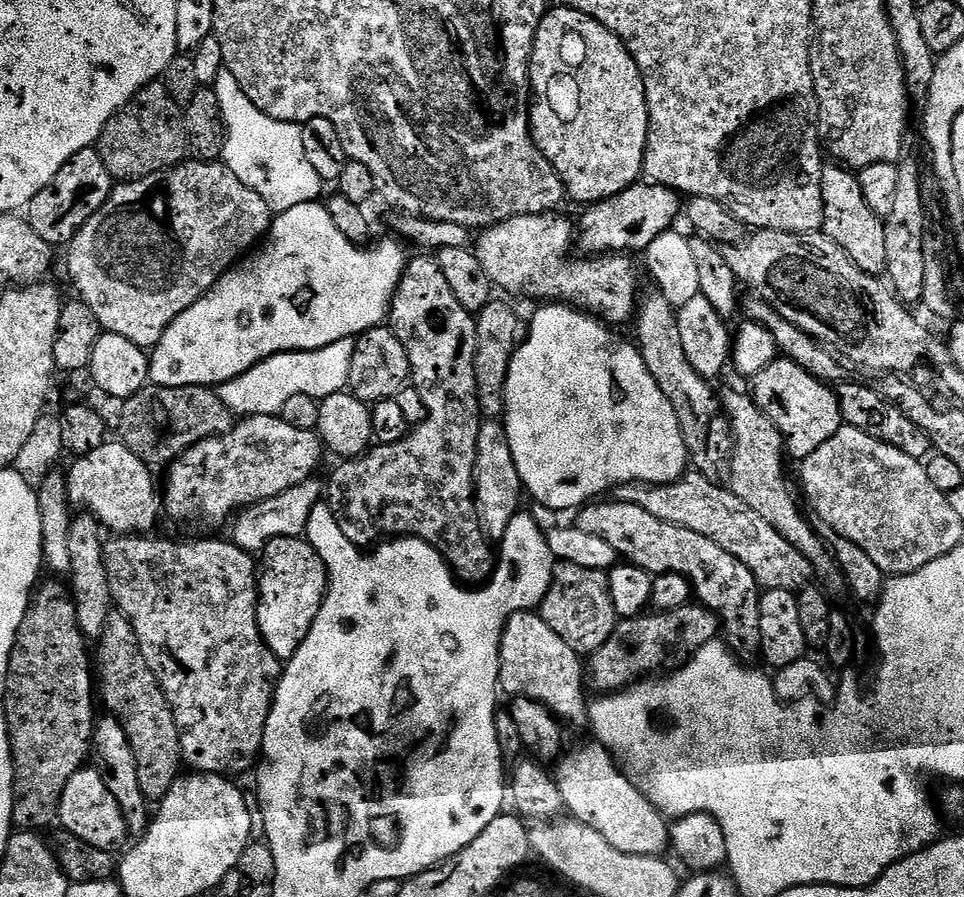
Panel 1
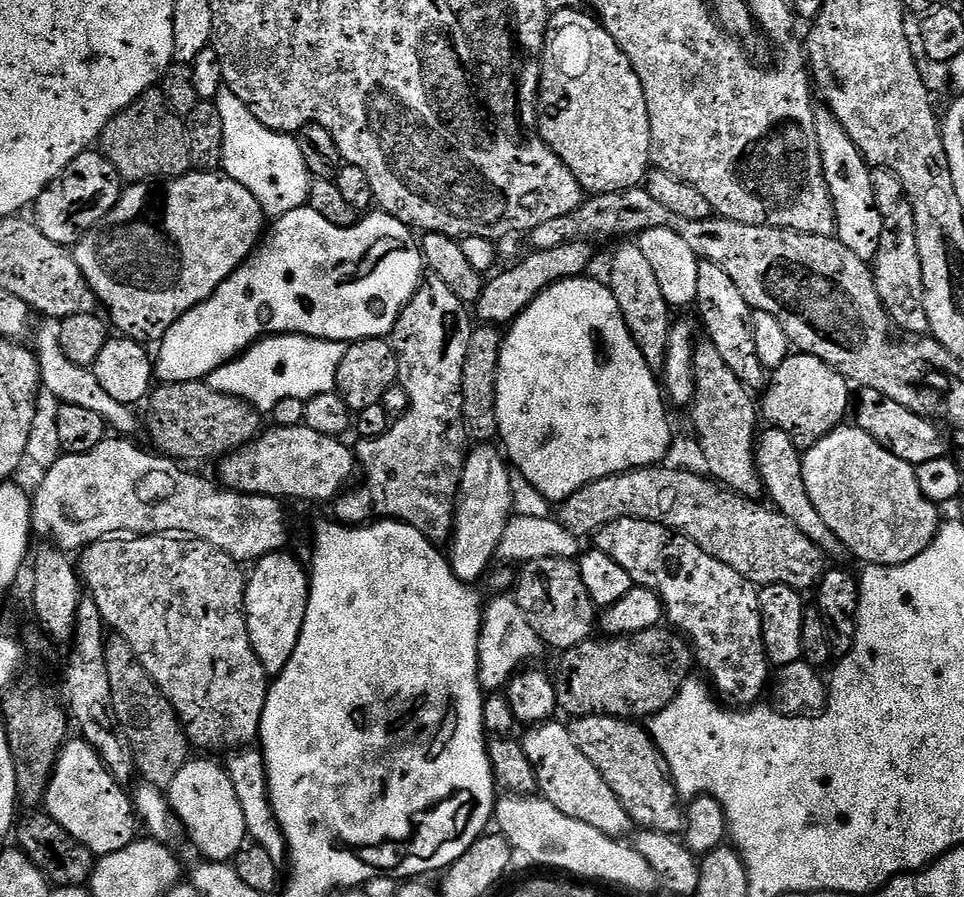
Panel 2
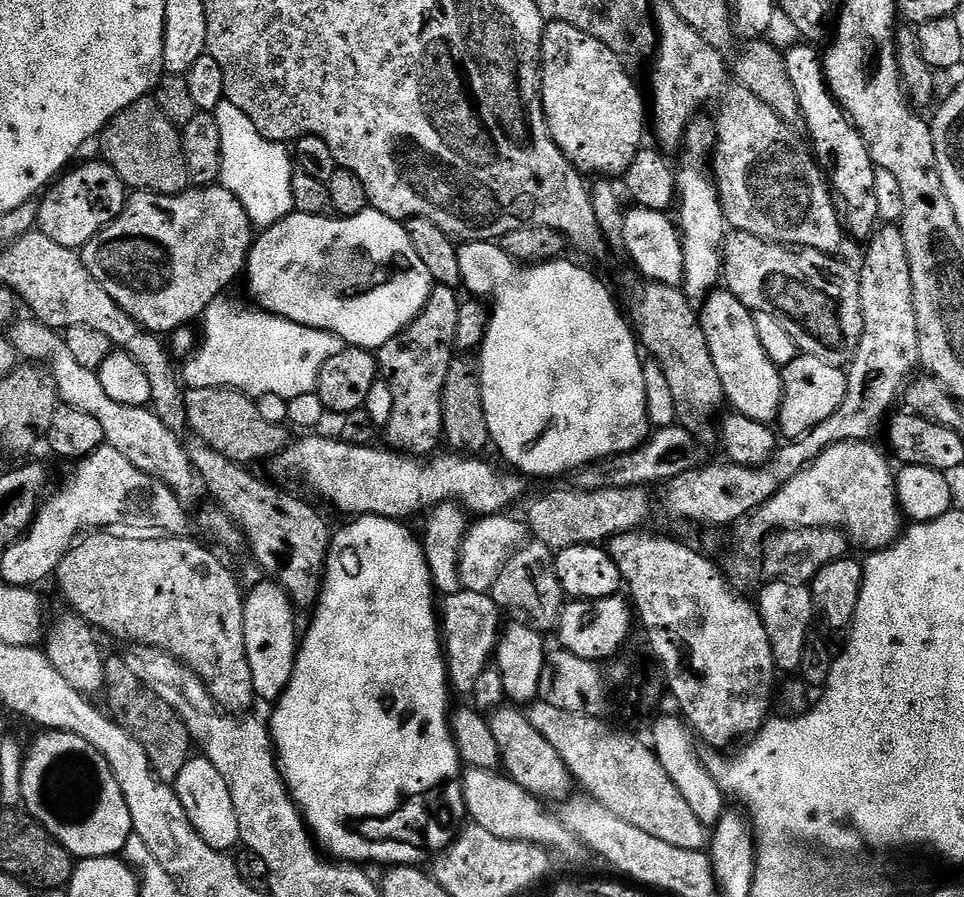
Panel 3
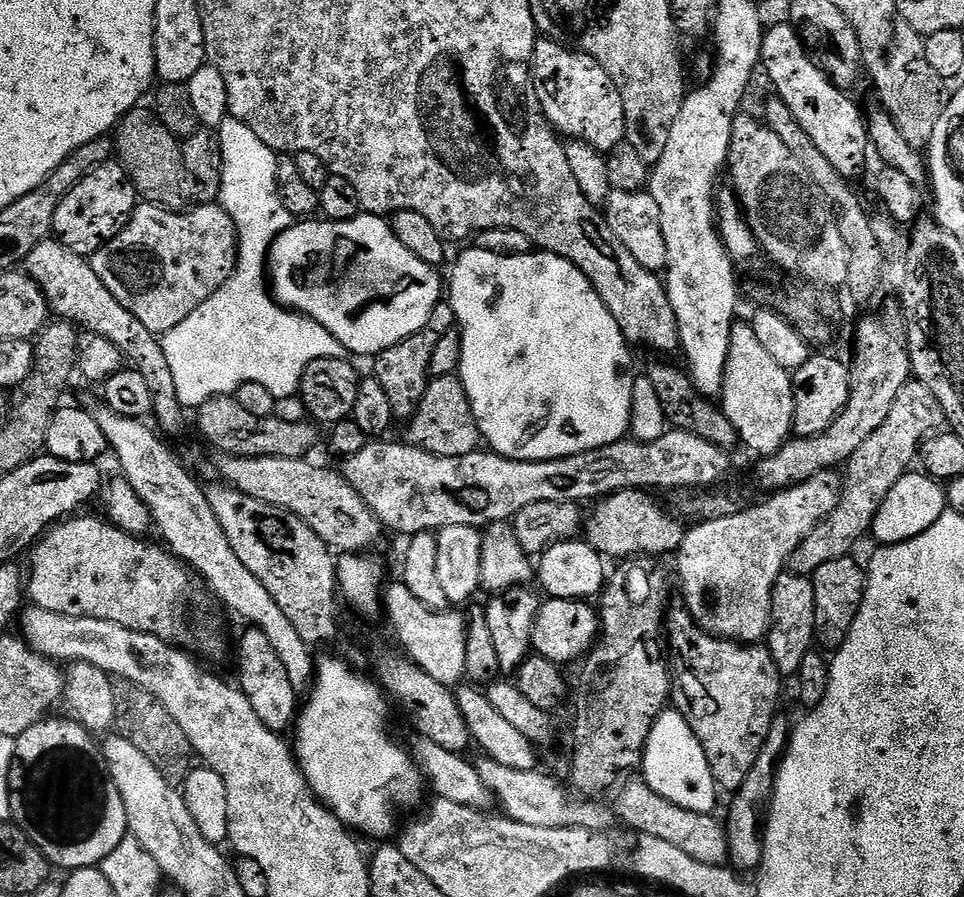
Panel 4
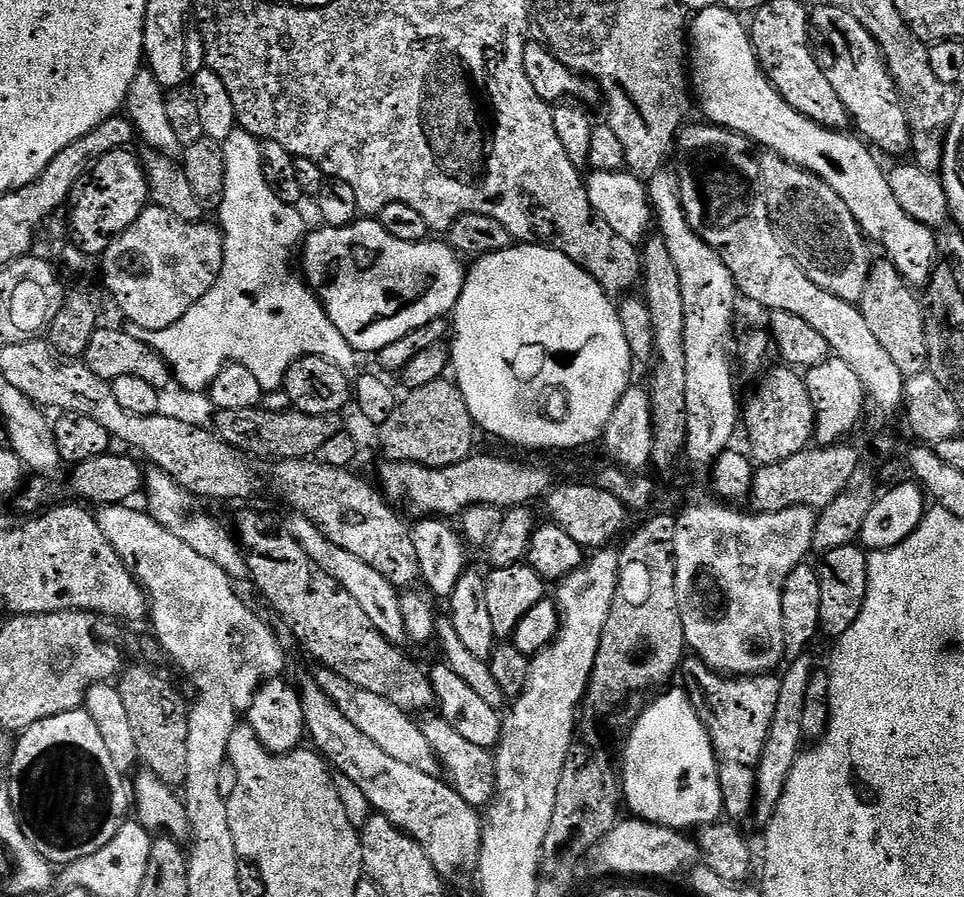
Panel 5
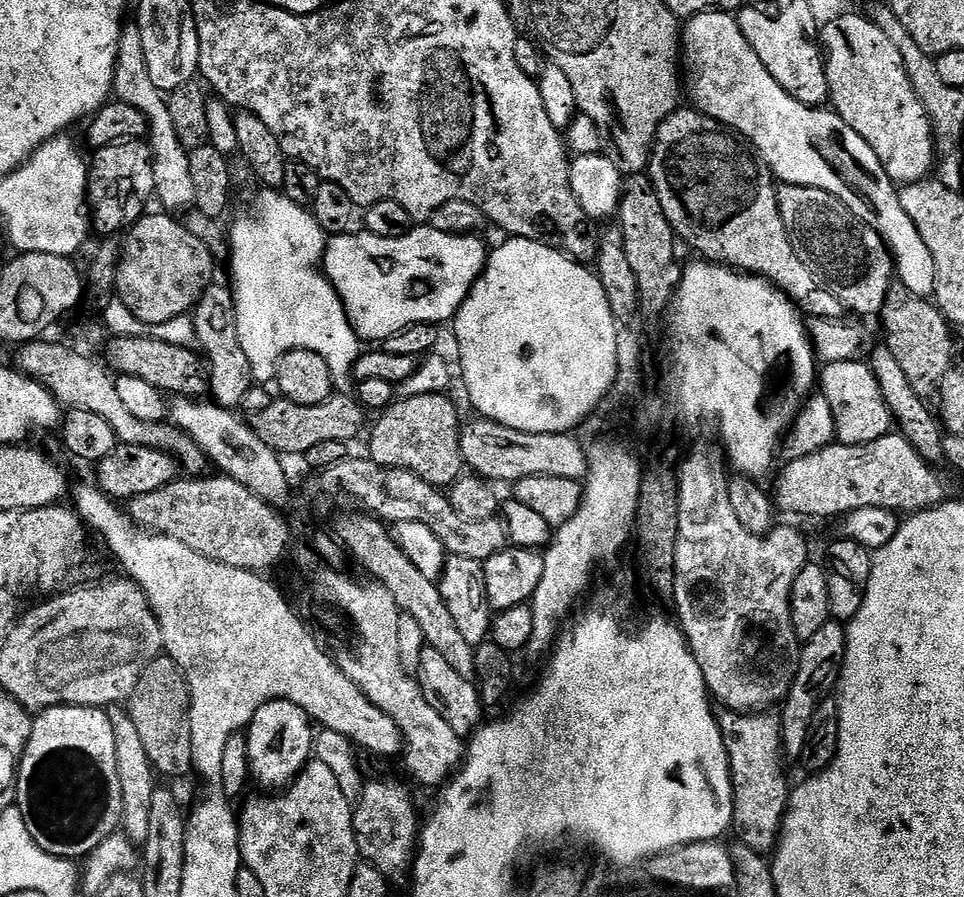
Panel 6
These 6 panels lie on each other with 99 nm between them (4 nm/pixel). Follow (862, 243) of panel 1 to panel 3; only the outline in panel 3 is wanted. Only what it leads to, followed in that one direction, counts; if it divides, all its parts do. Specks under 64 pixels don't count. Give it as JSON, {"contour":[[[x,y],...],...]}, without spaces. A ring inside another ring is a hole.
{"contour":[[[807,42],[796,43],[800,44],[784,52],[784,61],[786,74],[790,74],[790,82],[794,86],[794,94],[798,94],[803,127],[808,127],[806,136],[810,141],[812,155],[826,173],[826,179],[846,213],[851,239],[853,236],[856,240],[864,240],[863,242],[871,241],[881,223],[878,201],[874,194],[874,174],[877,167],[870,158],[862,134],[852,125],[852,121],[828,88],[821,53]]]}

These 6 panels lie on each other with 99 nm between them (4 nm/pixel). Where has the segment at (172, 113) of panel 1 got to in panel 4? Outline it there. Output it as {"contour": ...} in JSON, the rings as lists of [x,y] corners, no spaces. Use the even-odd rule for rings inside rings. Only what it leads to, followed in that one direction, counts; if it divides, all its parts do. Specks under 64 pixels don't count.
{"contour":[[[144,107],[132,108],[116,125],[115,155],[127,170],[137,193],[147,203],[161,204],[173,212],[191,209],[198,200],[198,182],[194,182],[194,178],[190,178],[190,170],[186,170],[181,137],[173,134],[151,107]]]}

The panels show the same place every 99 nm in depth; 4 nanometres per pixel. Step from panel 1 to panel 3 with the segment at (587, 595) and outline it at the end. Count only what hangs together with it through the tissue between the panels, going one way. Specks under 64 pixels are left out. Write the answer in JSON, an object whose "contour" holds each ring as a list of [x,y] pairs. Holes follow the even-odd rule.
{"contour":[[[525,543],[508,557],[506,566],[498,574],[490,593],[492,601],[502,610],[508,611],[509,608],[512,612],[521,612],[525,621],[541,630],[555,629],[559,625],[566,597],[553,564],[553,557],[544,545]]]}

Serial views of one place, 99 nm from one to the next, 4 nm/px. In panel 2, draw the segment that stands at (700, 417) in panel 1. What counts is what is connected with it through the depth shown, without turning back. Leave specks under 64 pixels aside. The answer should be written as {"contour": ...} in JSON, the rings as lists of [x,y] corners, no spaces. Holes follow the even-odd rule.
{"contour":[[[620,242],[612,252],[612,265],[608,268],[606,283],[614,294],[614,302],[618,302],[618,310],[638,346],[642,350],[642,358],[653,370],[663,369],[664,353],[668,351],[668,339],[674,323],[673,309],[662,298],[662,286],[658,286],[658,278],[654,275],[646,254],[642,254],[639,243]]]}

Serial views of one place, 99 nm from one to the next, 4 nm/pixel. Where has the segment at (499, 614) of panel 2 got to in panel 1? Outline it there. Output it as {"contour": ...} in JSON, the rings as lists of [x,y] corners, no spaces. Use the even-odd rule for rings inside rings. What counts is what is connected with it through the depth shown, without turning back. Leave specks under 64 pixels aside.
{"contour":[[[521,610],[506,622],[500,639],[500,688],[508,698],[528,696],[547,705],[561,721],[588,720],[589,697],[584,697],[586,668],[581,653],[576,652],[545,622],[543,615]]]}

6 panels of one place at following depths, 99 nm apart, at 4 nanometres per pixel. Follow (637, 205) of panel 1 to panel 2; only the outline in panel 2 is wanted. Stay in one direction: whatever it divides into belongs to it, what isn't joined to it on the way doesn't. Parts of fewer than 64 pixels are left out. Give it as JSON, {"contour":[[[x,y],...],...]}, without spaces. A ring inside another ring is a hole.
{"contour":[[[576,241],[574,243],[566,243],[562,246],[554,247],[553,250],[531,251],[531,255],[526,257],[522,262],[496,275],[493,279],[491,277],[485,283],[483,292],[474,305],[475,317],[478,320],[480,318],[481,320],[479,321],[488,326],[504,326],[512,323],[512,321],[527,308],[533,298],[540,295],[540,293],[550,285],[556,284],[558,281],[583,275],[592,260],[592,246],[589,241]]]}

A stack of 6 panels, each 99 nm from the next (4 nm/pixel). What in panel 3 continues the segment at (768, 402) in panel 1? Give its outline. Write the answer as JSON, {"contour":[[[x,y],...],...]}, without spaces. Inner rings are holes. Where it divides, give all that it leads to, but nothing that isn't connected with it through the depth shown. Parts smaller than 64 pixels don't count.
{"contour":[[[798,354],[794,362],[785,366],[782,375],[783,396],[779,408],[778,432],[785,441],[797,440],[802,434],[814,430],[818,422],[826,422],[826,418],[830,418],[830,414],[842,406],[842,398],[846,398],[847,371],[822,358]]]}

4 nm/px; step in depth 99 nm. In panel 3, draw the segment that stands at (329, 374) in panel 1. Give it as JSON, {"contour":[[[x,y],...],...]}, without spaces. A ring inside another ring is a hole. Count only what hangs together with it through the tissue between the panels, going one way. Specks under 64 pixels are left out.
{"contour":[[[221,298],[204,311],[204,341],[182,364],[182,380],[188,388],[236,388],[253,398],[266,394],[278,394],[282,398],[292,400],[298,394],[316,391],[318,376],[322,366],[334,358],[334,354],[342,354],[345,343],[332,332],[323,332],[321,328],[307,328],[284,320],[281,316],[273,316],[267,310],[255,306],[243,308],[229,298]]]}

